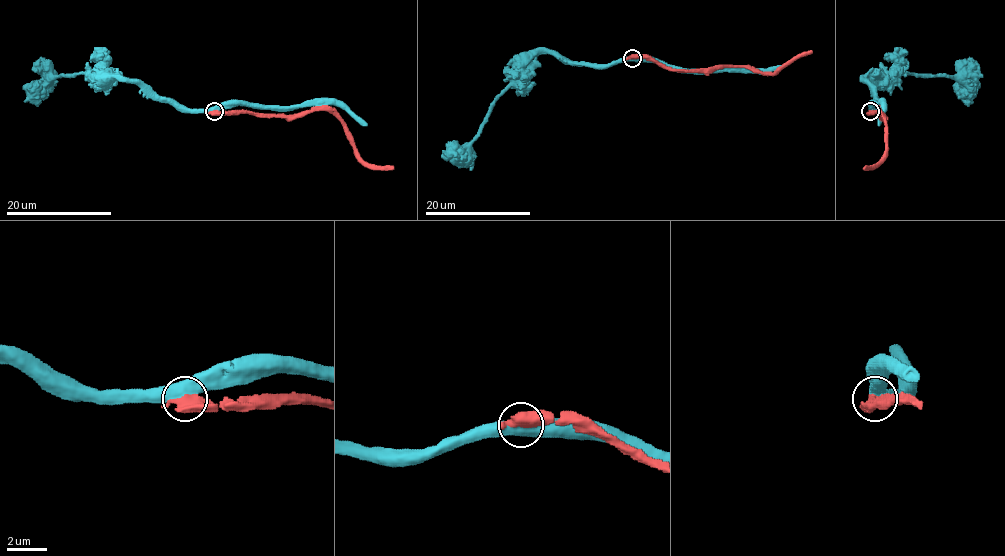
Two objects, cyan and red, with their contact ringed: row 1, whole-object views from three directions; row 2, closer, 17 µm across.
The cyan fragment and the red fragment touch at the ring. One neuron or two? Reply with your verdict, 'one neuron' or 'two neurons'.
two neurons

